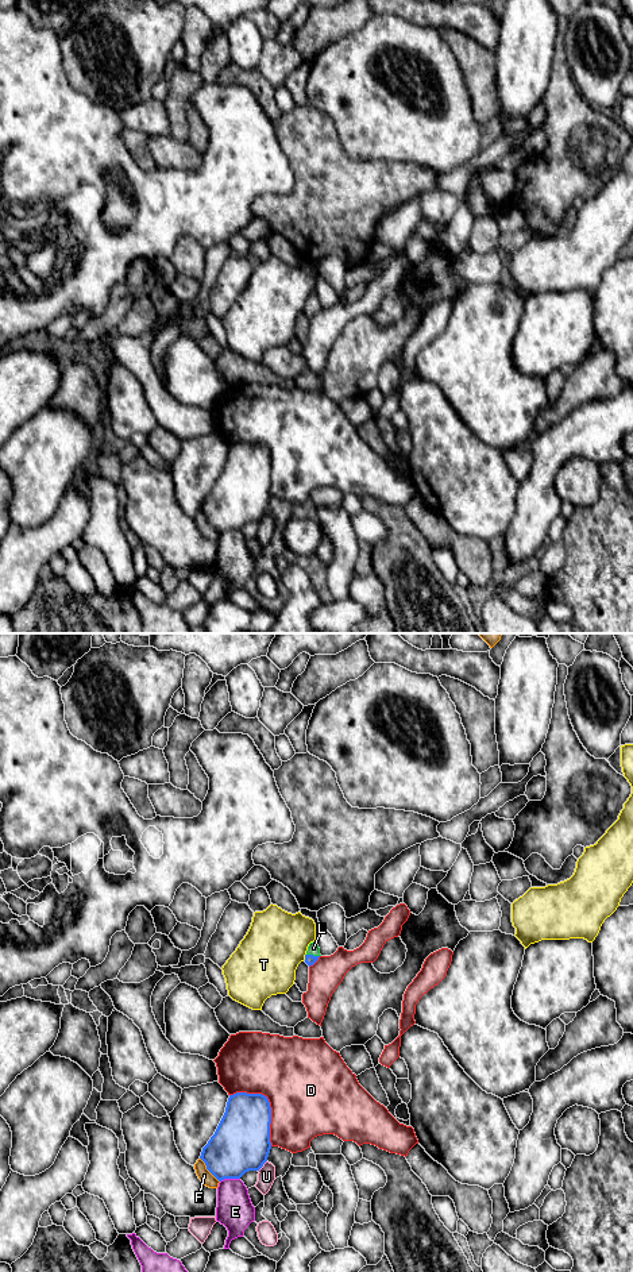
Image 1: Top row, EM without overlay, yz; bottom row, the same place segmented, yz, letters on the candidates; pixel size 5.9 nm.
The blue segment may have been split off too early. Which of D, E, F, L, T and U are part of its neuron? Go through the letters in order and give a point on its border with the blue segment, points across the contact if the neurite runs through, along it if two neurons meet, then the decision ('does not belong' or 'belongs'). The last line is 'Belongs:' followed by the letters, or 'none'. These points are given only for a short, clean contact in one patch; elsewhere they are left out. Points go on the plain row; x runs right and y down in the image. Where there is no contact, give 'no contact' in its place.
D: meets blue in yz at (269, 455); does not belong
E: meets blue in yz at (230, 530); does not belong
F: meets blue in yz at (207, 520); does not belong
L: meets blue in yz at (312, 307); runs through yz (309, 311), (312, 307), (313, 300); belongs
T: meets blue in yz at (305, 308); does not belong
U: meets blue in yz at (262, 517); does not belong
Belongs: L

